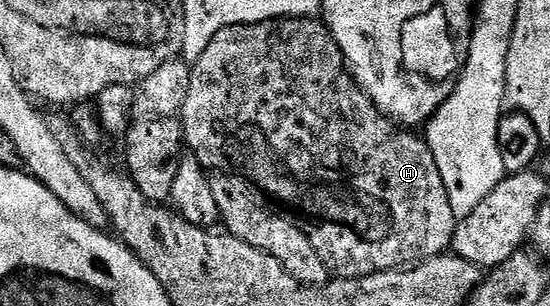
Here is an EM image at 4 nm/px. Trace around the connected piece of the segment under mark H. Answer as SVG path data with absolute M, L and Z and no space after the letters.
M317 18L269 19L259 23L237 23L220 29L220 33L212 37L208 49L204 49L199 59L193 60L188 97L182 106L180 118L185 146L198 164L206 168L207 172L236 175L246 180L273 210L285 219L291 219L308 237L308 241L312 241L312 249L320 253L320 261L324 261L331 276L359 279L381 271L406 269L424 259L443 254L453 244L456 216L448 201L448 189L444 189L444 177L440 177L440 169L436 165L434 154L430 152L429 143L425 138L418 136L417 139L413 130L399 129L394 120L389 119L363 93L362 86L350 74L346 58L340 53L330 30Z

